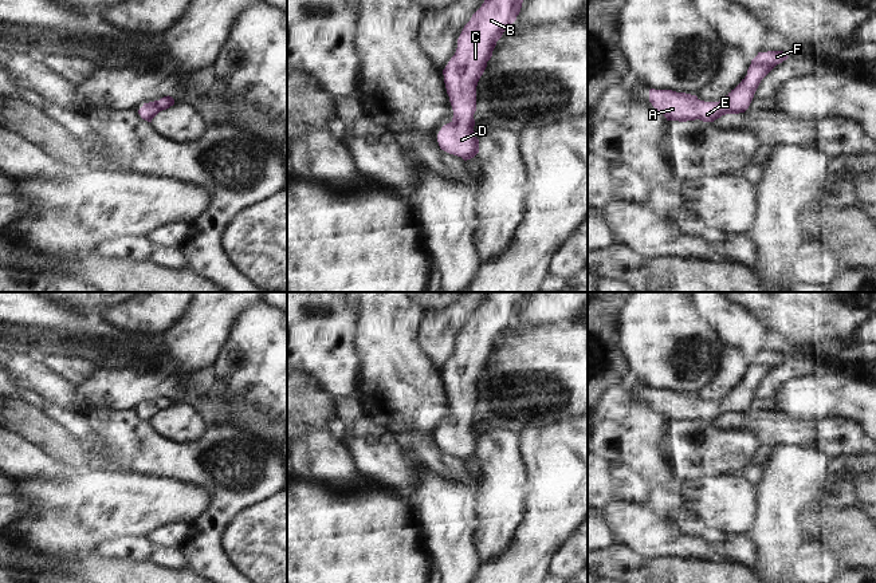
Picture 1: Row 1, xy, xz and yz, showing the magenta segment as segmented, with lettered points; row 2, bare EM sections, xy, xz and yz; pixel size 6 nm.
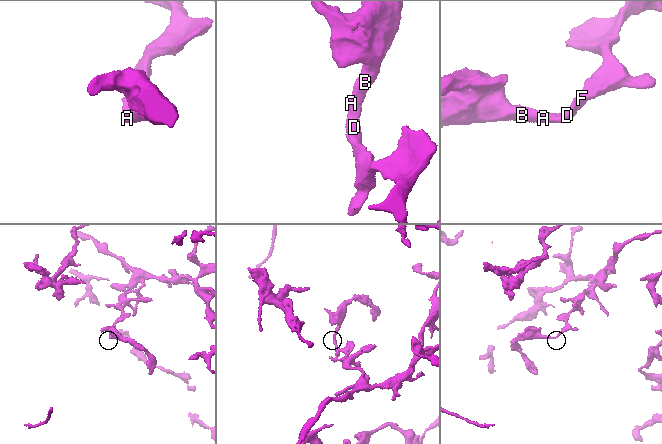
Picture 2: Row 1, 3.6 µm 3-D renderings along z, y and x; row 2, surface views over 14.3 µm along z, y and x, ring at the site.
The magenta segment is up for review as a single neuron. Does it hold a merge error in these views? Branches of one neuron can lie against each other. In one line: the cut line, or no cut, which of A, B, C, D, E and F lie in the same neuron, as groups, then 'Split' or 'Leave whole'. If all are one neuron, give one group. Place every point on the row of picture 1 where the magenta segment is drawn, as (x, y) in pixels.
No split. Groups: A B C D E F. Leave whole.

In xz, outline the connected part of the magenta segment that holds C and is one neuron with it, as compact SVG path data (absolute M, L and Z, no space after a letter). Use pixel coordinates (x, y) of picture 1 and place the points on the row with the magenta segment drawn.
M484 0L464 25L455 55L443 70L453 118L437 134L441 150L464 161L479 153L475 137L476 86L496 42L516 20L523 0Z

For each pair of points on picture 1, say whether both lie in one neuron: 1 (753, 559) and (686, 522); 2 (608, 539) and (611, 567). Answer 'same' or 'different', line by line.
1: different
2: different

